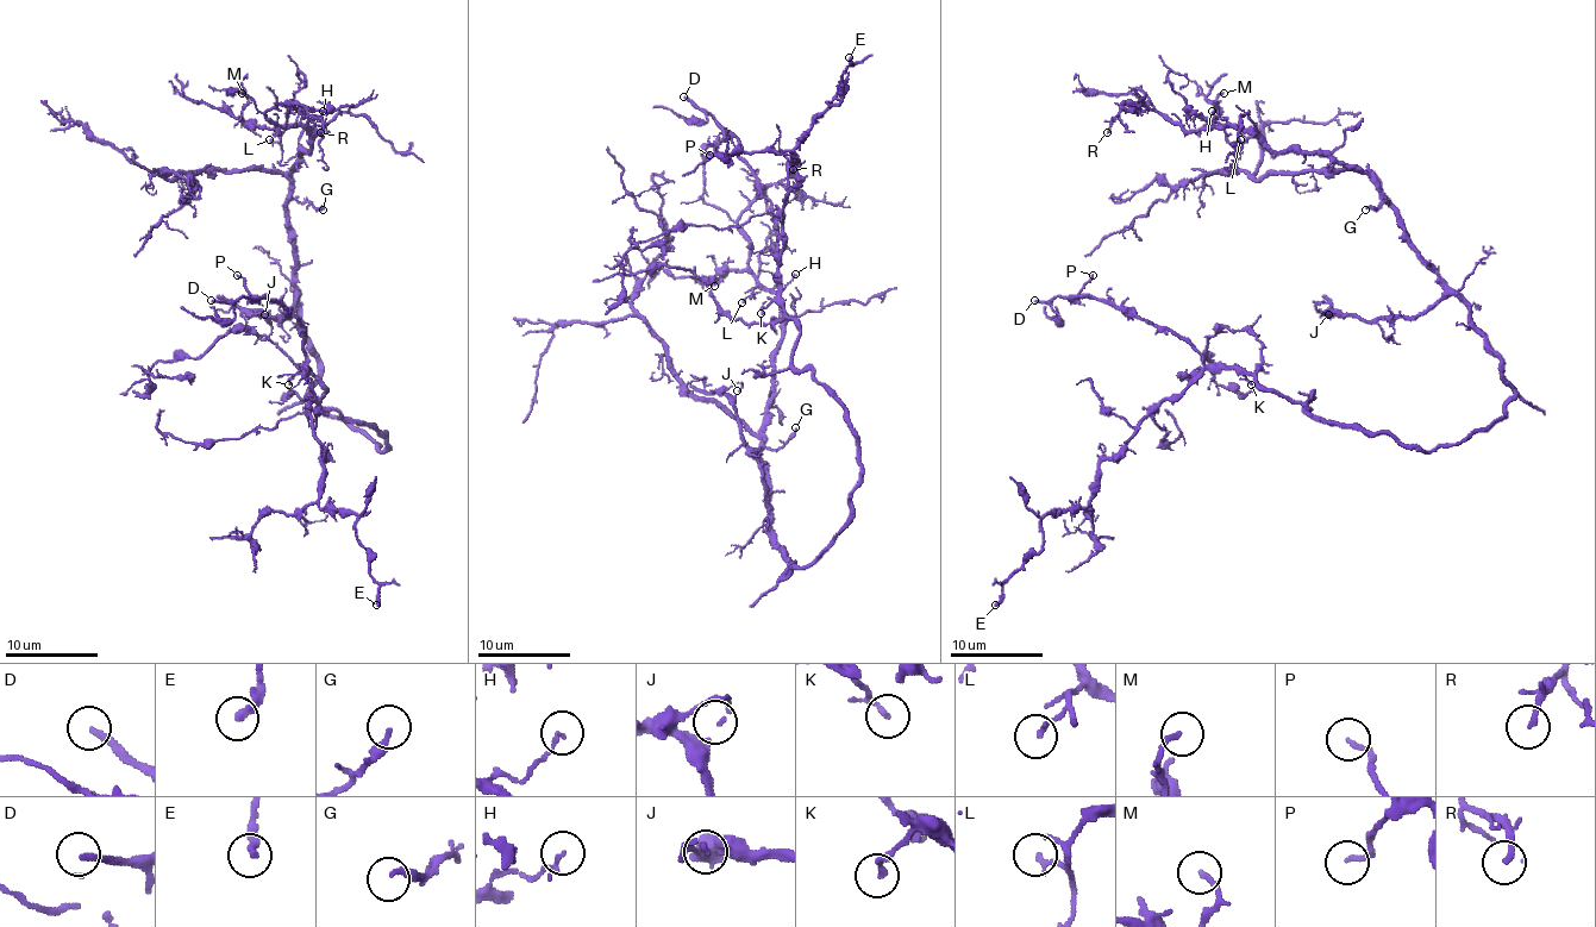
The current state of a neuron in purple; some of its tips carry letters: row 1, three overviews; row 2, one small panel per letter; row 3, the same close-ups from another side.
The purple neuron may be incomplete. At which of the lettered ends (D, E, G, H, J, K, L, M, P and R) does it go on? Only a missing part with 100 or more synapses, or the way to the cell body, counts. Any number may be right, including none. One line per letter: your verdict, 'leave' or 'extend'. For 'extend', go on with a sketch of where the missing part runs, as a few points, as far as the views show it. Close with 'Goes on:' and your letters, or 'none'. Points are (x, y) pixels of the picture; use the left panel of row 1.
D: extend
E: leave
G: leave
H: leave
J: leave
K: leave
L: leave
M: leave
P: leave
R: leave
Goes on: D

